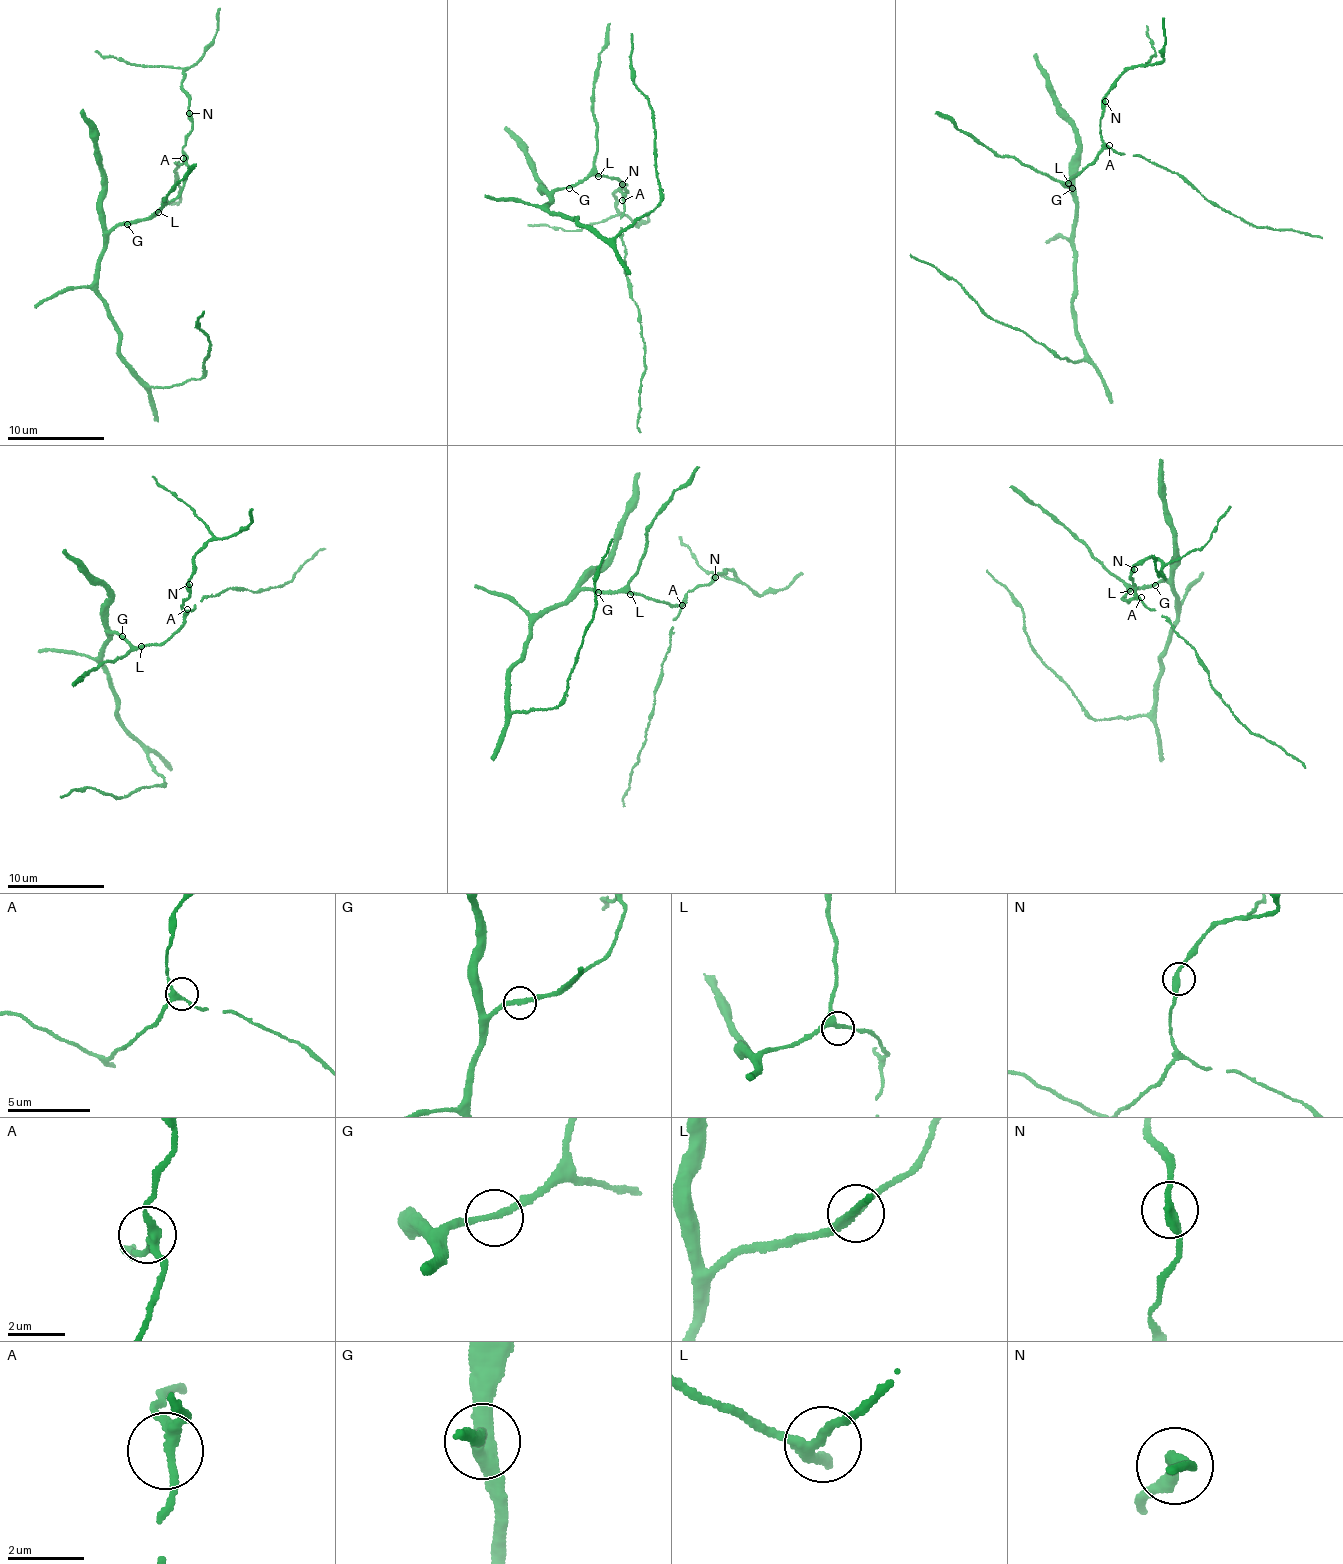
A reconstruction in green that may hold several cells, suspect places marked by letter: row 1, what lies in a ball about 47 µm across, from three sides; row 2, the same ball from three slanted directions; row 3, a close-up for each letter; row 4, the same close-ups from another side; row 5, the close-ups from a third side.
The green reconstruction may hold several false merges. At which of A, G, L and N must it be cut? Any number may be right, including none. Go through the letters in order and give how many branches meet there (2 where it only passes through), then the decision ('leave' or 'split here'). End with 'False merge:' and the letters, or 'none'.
A: 3 | leave
G: 2 | leave
L: 3 | leave
N: 2 | leave
False merge: none

